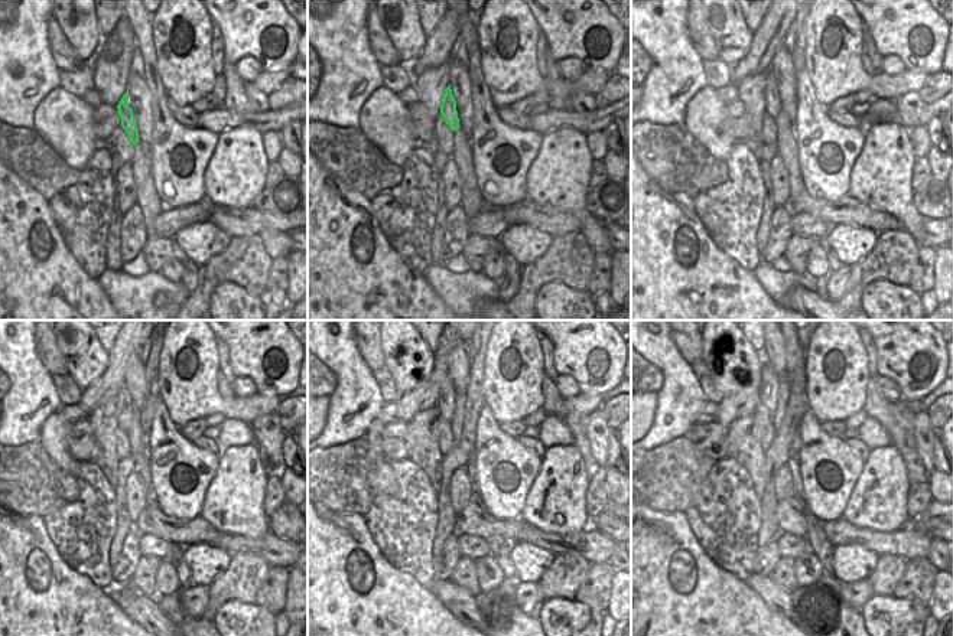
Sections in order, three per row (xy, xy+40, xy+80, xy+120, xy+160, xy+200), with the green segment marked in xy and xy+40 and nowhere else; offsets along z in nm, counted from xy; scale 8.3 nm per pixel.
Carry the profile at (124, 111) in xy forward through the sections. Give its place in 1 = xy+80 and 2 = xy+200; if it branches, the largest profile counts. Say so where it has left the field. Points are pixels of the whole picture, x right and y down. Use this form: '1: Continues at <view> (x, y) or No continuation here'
1: Continues at xy+80 (773, 106)
2: Continues at xy+200 (768, 381).

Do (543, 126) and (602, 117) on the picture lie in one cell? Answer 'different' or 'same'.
same

